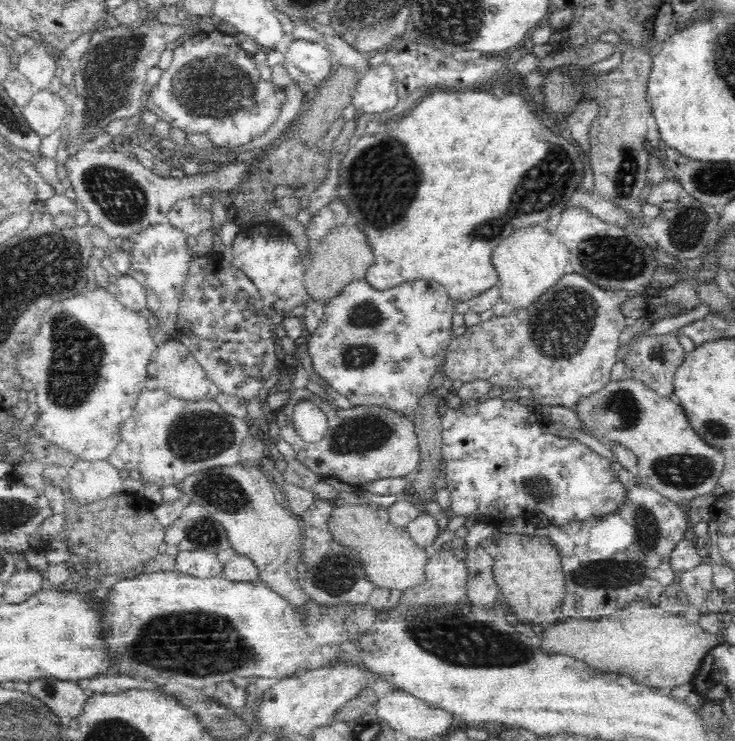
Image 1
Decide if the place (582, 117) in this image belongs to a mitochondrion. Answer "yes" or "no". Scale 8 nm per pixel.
no

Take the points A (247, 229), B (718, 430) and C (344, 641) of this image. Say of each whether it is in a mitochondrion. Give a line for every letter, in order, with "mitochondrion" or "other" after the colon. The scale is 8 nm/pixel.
A: other
B: mitochondrion
C: other

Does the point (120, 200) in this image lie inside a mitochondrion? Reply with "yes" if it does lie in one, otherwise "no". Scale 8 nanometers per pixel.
yes

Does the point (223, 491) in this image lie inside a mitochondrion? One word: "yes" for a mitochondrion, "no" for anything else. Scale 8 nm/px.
yes

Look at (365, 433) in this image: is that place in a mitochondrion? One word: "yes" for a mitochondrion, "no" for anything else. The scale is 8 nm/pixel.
yes

